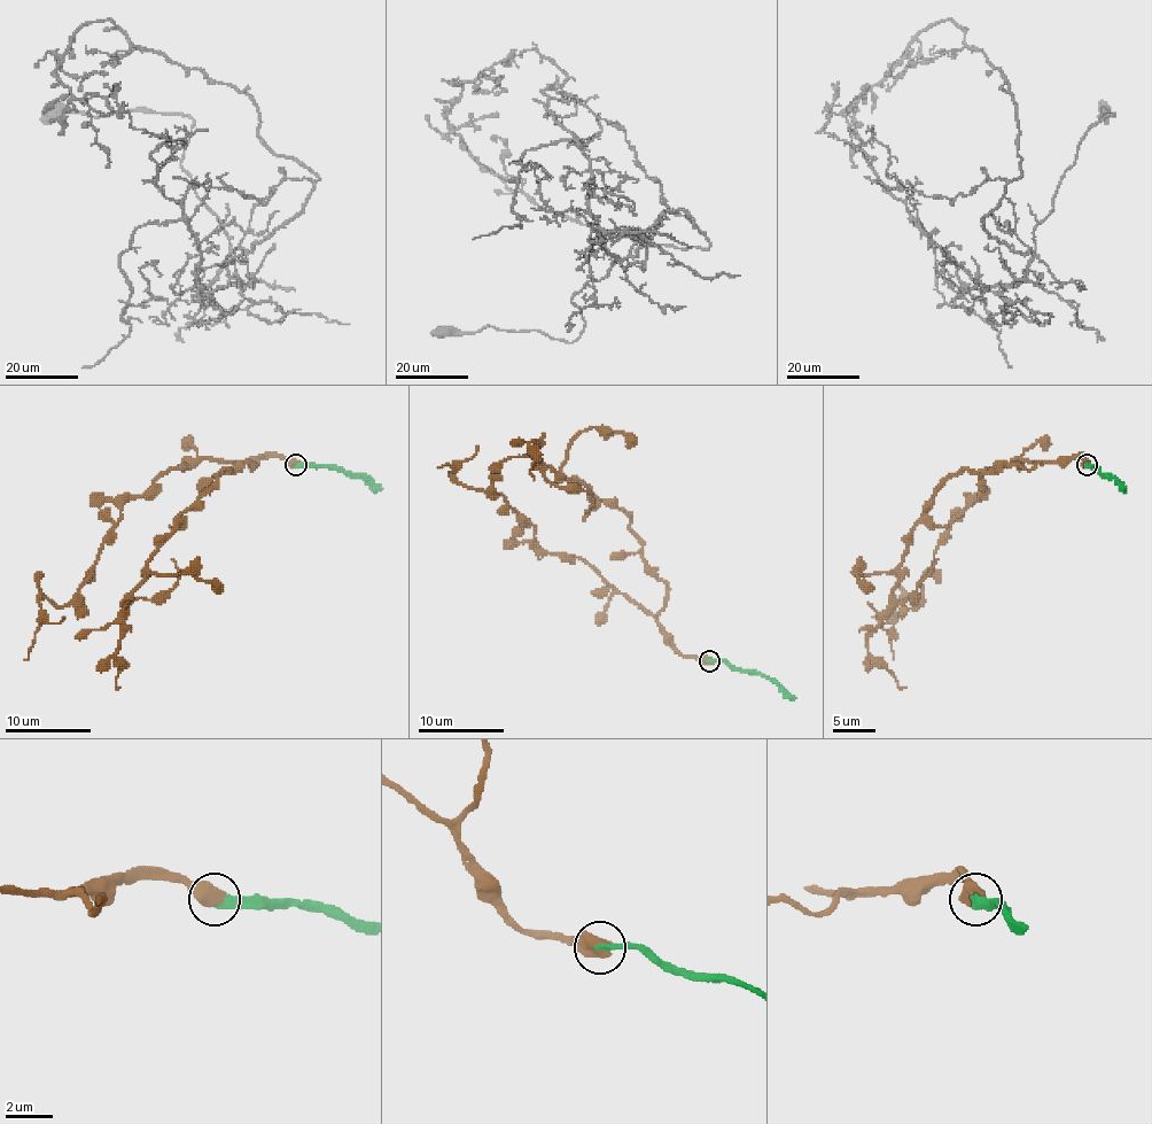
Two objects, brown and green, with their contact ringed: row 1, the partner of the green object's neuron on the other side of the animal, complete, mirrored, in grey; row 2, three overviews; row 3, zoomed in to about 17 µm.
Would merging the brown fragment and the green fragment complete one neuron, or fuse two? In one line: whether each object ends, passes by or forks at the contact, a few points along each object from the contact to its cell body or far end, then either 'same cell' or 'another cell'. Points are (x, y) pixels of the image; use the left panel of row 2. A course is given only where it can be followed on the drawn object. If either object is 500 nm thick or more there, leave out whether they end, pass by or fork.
course brown (295, 465), (270, 456), (223, 470), (186, 510), (133, 592), (116, 653), (119, 687); course green (295, 465), (342, 467), (363, 473), (382, 488); same cell

